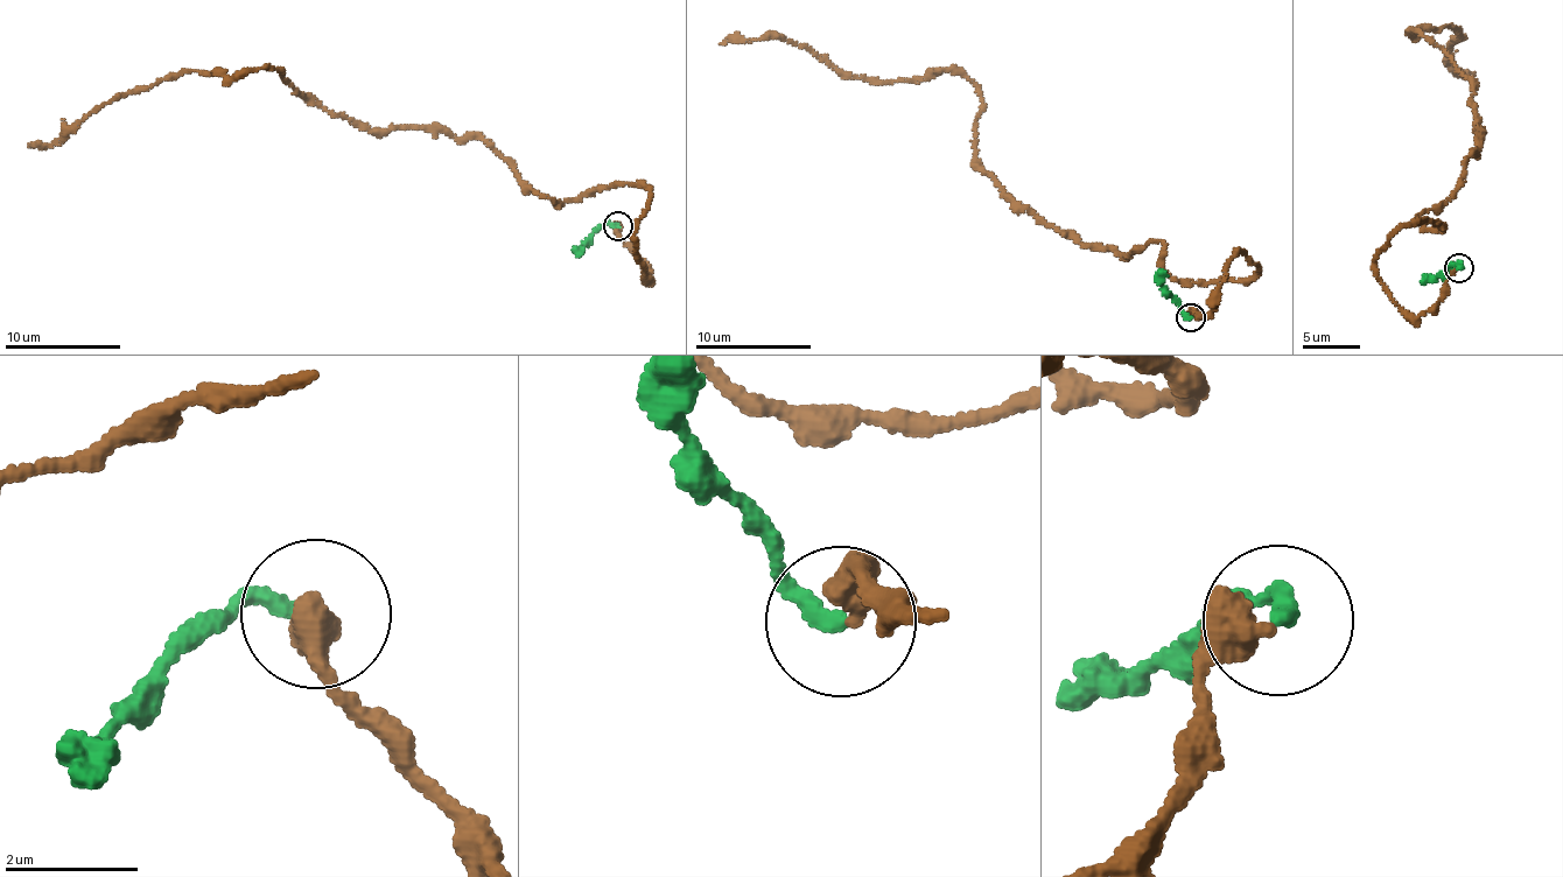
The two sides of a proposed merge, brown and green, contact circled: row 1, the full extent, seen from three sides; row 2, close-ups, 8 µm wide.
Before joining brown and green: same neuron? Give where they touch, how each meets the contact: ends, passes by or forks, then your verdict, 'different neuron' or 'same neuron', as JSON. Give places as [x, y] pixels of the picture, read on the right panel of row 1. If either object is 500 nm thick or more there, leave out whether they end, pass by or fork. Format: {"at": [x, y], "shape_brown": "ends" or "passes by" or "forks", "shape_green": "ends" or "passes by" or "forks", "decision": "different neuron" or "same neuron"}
{"at": [1458, 268], "shape_brown": "ends", "shape_green": "ends", "decision": "same neuron"}

